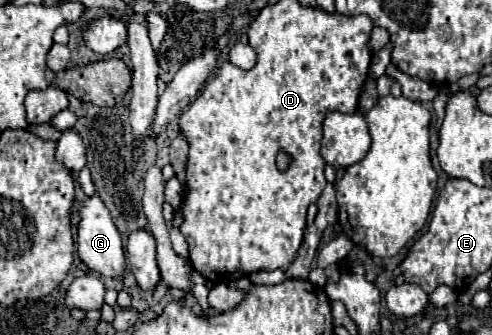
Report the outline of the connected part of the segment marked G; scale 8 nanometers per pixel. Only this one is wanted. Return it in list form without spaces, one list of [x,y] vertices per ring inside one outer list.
[[[97,196],[87,198],[81,208],[81,222],[77,228],[77,246],[79,246],[79,256],[87,264],[87,268],[91,268],[107,278],[121,278],[127,274],[123,236],[117,230],[117,226],[113,224],[109,210]]]

